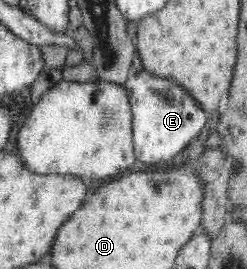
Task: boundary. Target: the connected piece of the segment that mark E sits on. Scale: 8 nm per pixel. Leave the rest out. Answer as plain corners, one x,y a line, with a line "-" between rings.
143,71
128,77
124,86
132,103
132,128
135,159
146,165
166,163
184,150
200,135
206,125
205,112
179,83

